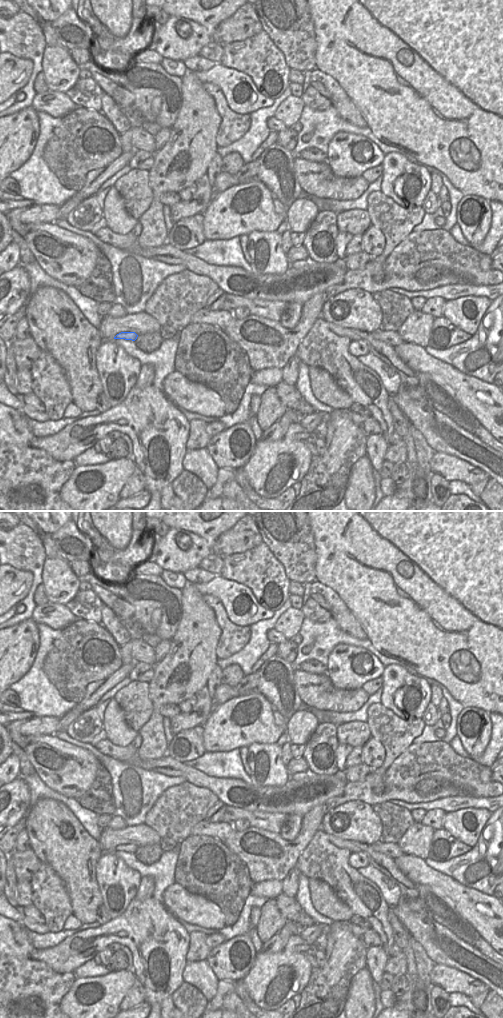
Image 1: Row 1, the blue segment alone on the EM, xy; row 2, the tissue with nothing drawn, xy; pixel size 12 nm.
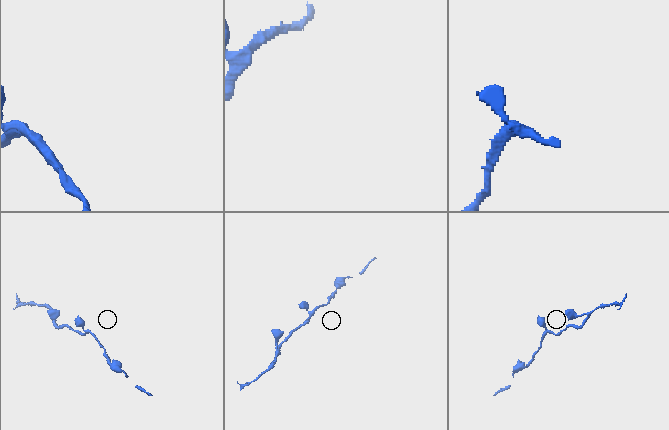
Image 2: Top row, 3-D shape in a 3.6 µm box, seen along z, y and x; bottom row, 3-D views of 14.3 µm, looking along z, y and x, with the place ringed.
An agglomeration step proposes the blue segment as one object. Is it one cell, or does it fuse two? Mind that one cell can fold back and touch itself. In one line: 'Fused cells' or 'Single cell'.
Single cell

